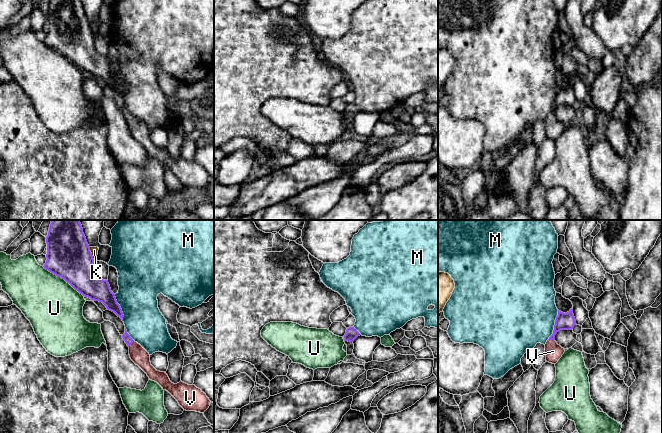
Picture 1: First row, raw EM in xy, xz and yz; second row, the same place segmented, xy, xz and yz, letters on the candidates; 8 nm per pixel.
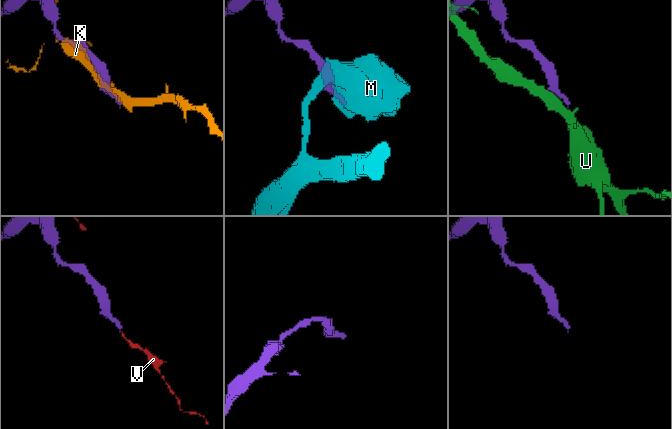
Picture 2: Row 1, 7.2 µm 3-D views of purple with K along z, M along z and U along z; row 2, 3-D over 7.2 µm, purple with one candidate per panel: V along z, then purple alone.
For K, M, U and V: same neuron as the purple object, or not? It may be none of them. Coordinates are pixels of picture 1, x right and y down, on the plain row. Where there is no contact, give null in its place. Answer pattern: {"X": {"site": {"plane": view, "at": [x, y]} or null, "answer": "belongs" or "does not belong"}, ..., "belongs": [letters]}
{"K": {"site": {"plane": "xy", "at": [91, 30]}, "answer": "does not belong"}, "M": {"site": {"plane": "yz", "at": [554, 102]}, "answer": "does not belong"}, "U": {"site": {"plane": "xy", "at": [63, 54]}, "answer": "does not belong"}, "V": {"site": {"plane": "yz", "at": [550, 115]}, "answer": "belongs"}, "belongs": ["V"]}

